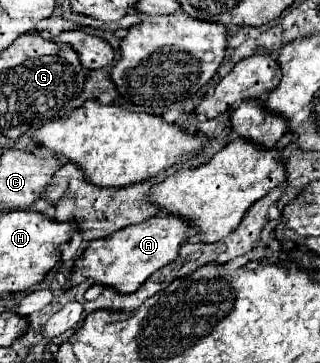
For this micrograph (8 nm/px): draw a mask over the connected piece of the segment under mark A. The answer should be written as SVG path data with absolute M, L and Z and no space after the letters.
M153 216L141 224L127 226L119 232L113 232L107 238L99 238L89 242L85 252L75 260L75 266L71 270L71 278L67 284L63 284L63 290L69 290L73 286L79 286L85 280L91 280L93 284L109 286L115 292L131 294L135 292L153 272L159 268L171 264L171 260L177 258L177 252L181 244L187 238L189 224L185 220L179 220L179 216Z

